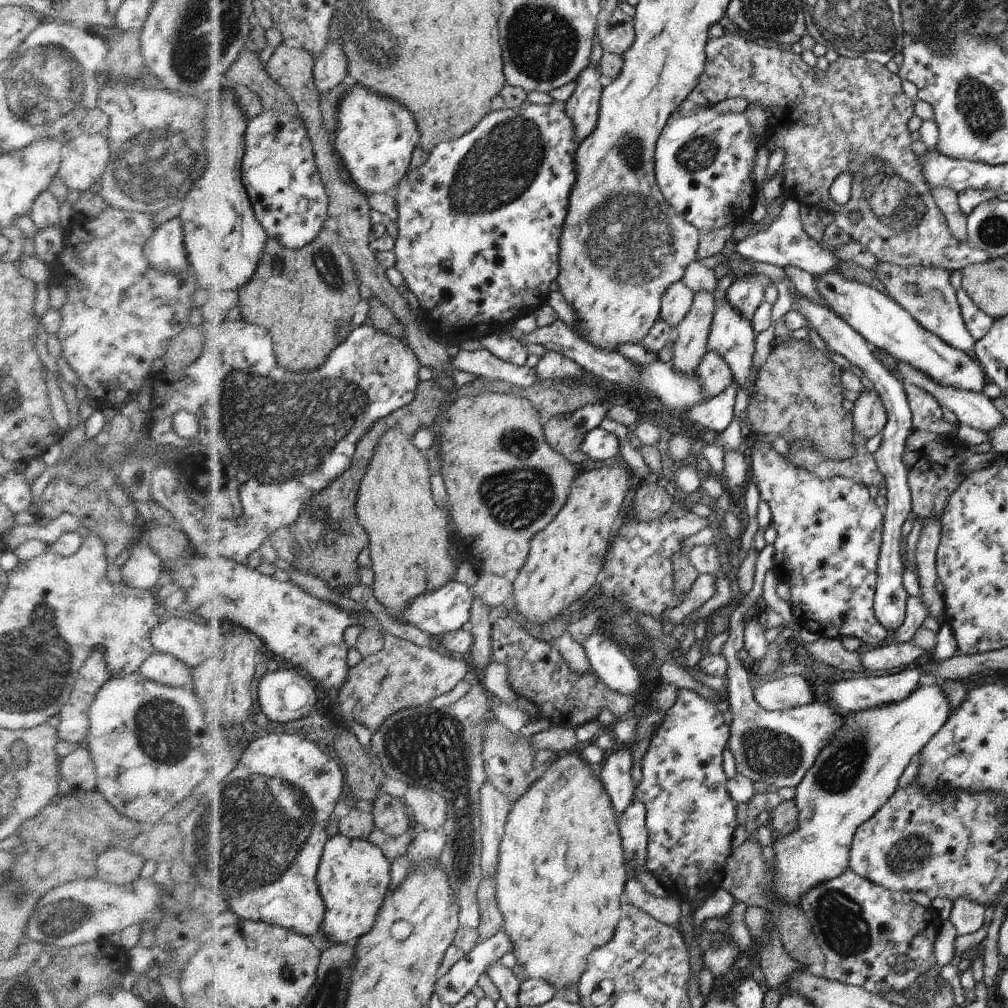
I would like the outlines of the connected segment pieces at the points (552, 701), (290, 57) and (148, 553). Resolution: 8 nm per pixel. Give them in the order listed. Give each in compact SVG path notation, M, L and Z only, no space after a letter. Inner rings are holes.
M499 617L491 624L491 652L492 660L507 666L509 683L516 696L533 702L540 718L547 719L554 726L560 724L575 729L596 720L603 708L608 708L616 719L636 709L638 695L623 695L608 690L606 683L598 678L592 668L583 675L573 673L551 643L541 642L526 634L520 628L518 619Z
M283 42L268 61L267 69L298 104L300 113L320 111L320 92L315 68L318 57L308 49L291 47Z
M146 537L136 541L126 564L121 568L123 582L135 589L154 591L156 581L163 572L164 561L151 549Z

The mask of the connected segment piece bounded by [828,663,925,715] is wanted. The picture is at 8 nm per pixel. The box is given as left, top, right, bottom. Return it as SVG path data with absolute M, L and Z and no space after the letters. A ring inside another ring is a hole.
M922 663L906 667L895 674L886 674L886 676L858 676L852 674L851 678L830 682L829 702L836 702L836 704L831 705L837 708L842 715L902 702L920 686L919 680L925 674L920 668L922 668Z

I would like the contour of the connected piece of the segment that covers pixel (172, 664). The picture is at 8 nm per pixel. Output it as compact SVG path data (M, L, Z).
M154 652L142 664L140 674L148 680L169 686L188 687L190 669L174 655Z

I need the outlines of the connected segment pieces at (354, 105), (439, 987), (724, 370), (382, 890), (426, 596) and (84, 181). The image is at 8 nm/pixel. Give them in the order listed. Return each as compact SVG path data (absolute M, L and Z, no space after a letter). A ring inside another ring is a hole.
M354 86L342 102L336 150L352 181L368 196L394 191L406 178L414 152L421 144L421 126L414 113L398 99L367 86Z
M503 930L488 940L479 941L446 976L438 978L435 993L440 1001L456 1006L473 990L480 974L510 951L513 951L513 942Z
M707 351L695 372L699 378L700 386L709 401L717 397L723 390L729 388L733 382L733 371L729 364L714 351Z
M342 834L332 837L326 845L318 878L327 904L323 929L334 944L357 943L374 930L392 884L392 861L380 845Z
M457 580L450 581L448 585L432 593L422 593L409 609L405 610L405 620L408 625L417 625L420 629L433 636L442 637L448 633L468 627L472 618L472 611L477 606L473 590L466 584Z
M106 132L95 135L76 133L74 138L64 146L63 159L57 174L69 191L76 190L84 193L105 173L110 155L110 140Z

